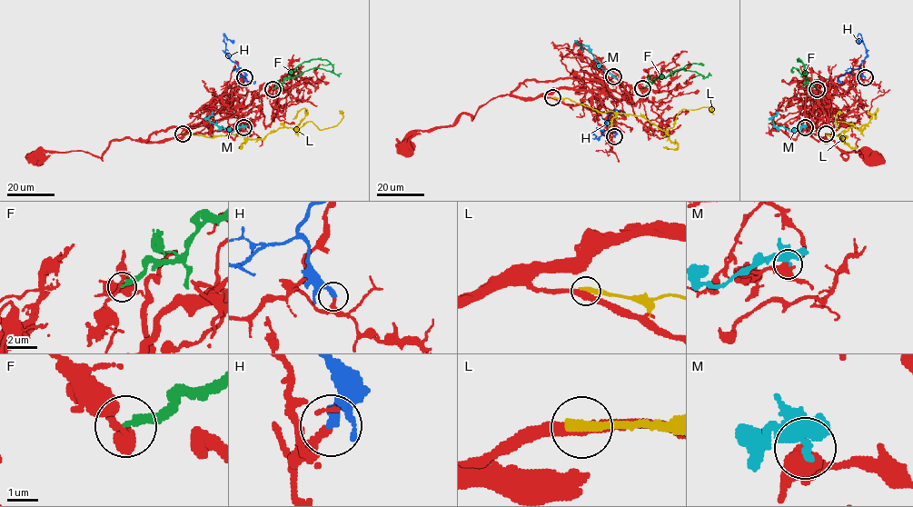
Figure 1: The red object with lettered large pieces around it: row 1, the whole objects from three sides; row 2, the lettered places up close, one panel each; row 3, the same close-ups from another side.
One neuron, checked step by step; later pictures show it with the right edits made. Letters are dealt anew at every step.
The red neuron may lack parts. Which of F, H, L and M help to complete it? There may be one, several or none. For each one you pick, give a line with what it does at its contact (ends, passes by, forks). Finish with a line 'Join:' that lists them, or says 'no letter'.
Join: no letter

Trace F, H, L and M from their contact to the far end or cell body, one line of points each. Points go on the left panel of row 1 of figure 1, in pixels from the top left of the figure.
F: (272, 89), (310, 60), (326, 59), (333, 72), (342, 73)
H: (244, 77), (244, 73), (225, 51), (223, 34), (227, 39), (233, 39)
L: (183, 134), (262, 139), (281, 127), (296, 130), (306, 122), (320, 130), (335, 126), (343, 113)
M: (243, 128), (238, 126), (227, 132), (223, 126), (211, 123), (209, 117), (213, 113)

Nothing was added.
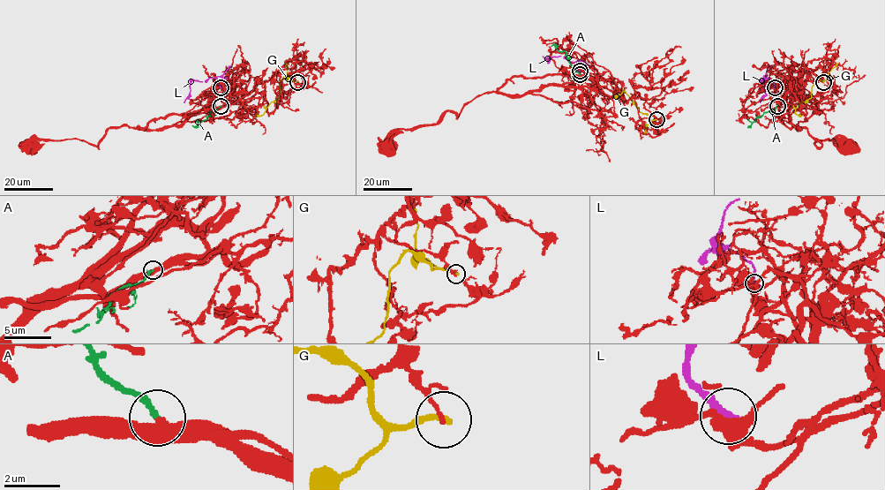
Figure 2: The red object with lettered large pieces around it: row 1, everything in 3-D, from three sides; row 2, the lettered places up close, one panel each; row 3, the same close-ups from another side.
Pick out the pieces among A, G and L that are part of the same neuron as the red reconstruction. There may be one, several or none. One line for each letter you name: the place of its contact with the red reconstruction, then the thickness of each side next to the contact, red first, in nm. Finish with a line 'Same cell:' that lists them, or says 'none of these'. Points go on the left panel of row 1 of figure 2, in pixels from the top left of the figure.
A: (221, 106) | 440/170 nm
Same cell: A

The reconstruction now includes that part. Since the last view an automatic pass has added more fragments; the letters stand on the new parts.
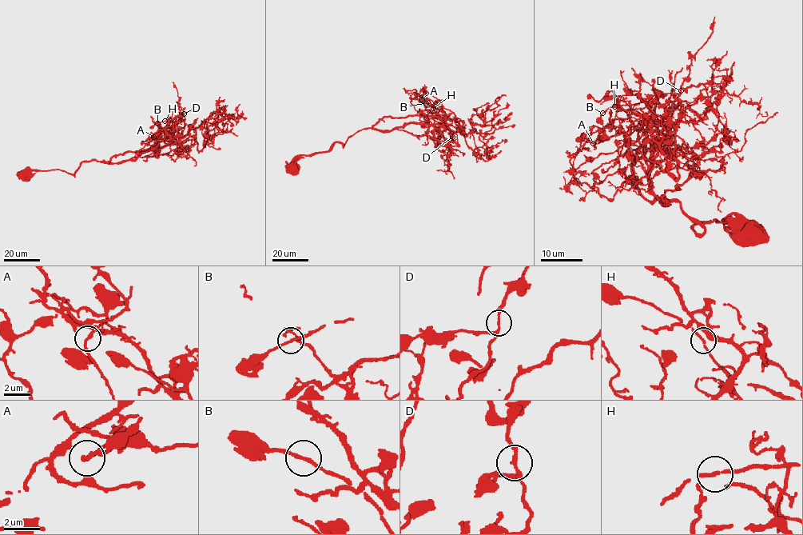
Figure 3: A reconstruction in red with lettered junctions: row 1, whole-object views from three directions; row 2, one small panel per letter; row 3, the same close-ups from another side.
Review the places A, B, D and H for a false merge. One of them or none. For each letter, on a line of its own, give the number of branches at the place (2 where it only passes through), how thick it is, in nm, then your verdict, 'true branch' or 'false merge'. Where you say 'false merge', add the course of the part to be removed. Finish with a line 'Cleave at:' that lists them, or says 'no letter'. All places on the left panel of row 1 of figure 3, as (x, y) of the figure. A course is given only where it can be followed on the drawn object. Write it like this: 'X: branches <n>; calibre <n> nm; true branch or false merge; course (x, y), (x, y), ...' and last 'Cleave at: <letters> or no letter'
A: branches 2; calibre 190 nm; true branch
B: branches 2; calibre 180 nm; true branch
D: branches 3; calibre 180 nm; true branch
H: branches 1; calibre 240 nm; true branch
Cleave at: no letter

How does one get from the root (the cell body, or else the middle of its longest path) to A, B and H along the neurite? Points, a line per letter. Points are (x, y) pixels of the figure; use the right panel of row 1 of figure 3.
A: (753, 231), (715, 219), (698, 233), (678, 201), (660, 201), (628, 118), (594, 126), (593, 143)
B: (753, 231), (715, 219), (697, 233), (678, 201), (653, 193), (631, 105), (602, 113)
H: (753, 231), (729, 231), (715, 219), (697, 223), (698, 233), (678, 201), (660, 201), (631, 105), (614, 107)

